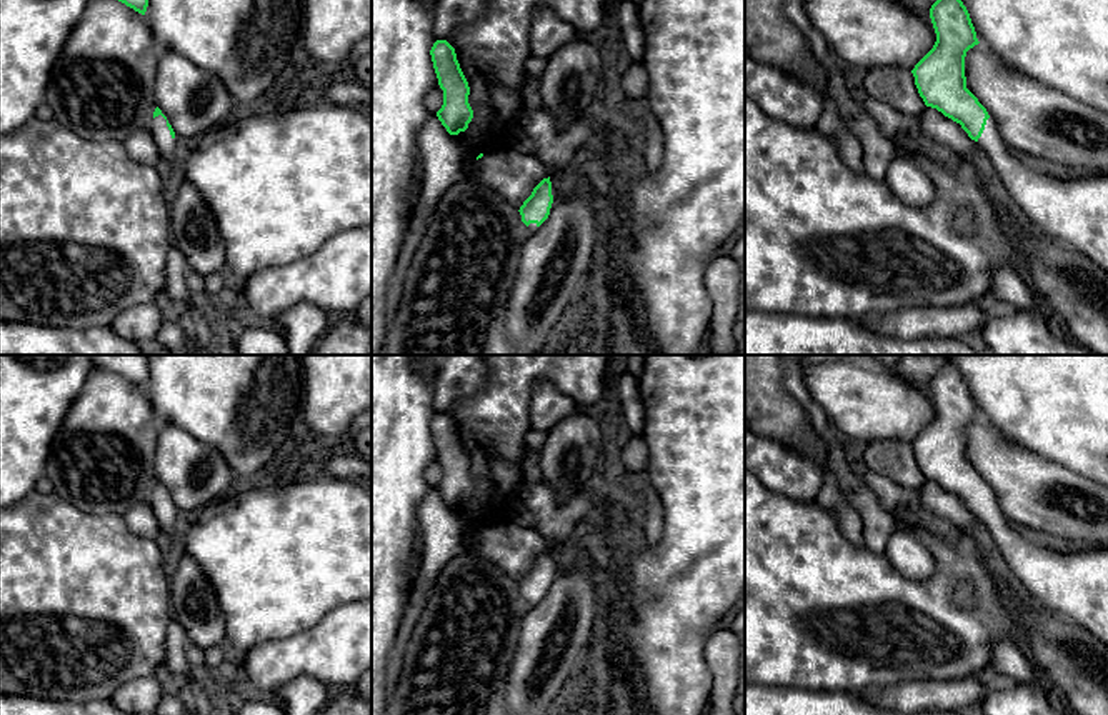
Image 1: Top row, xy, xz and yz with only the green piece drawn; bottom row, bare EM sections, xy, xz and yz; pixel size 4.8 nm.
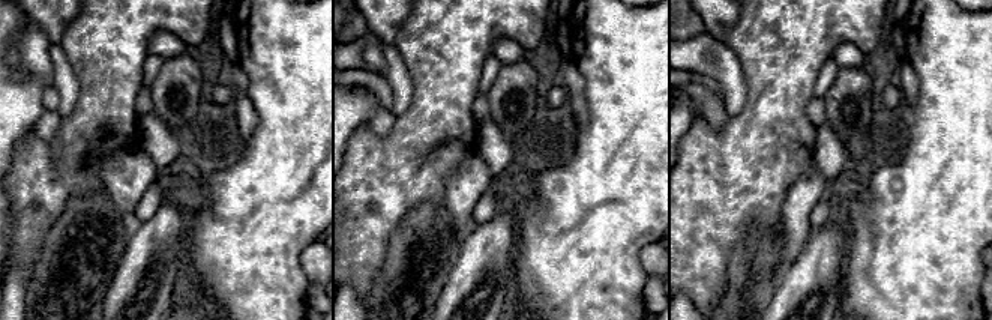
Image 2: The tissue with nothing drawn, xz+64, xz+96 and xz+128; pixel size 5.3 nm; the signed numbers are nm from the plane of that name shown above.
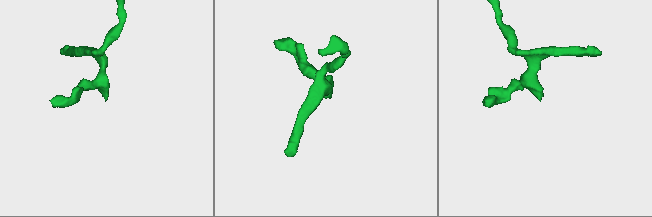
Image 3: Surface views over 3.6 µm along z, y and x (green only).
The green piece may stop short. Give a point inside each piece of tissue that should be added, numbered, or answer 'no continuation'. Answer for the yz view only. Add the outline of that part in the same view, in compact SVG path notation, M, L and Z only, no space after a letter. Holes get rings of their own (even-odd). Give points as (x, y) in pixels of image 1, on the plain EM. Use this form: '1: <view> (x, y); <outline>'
1: yz (1070, 582); M991 492L976 517L1001 570L1033 603L1108 645L1108 545L1056 548L1055 542L1011 525Z

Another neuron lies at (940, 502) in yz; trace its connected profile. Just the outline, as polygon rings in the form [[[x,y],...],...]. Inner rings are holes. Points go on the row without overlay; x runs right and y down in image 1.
[[[925,480],[920,488],[921,502],[933,515],[941,517],[956,525],[963,533],[975,533],[985,538],[985,528],[980,518],[968,510],[960,497],[945,490],[931,480]]]

